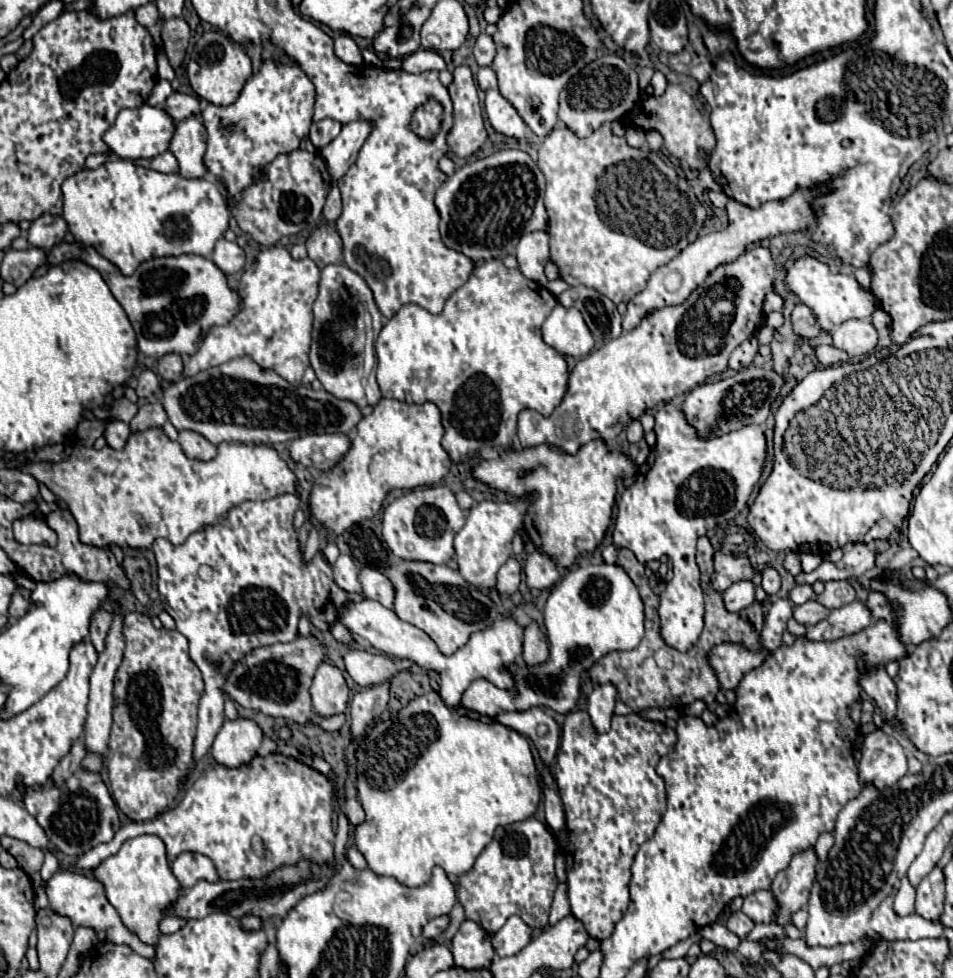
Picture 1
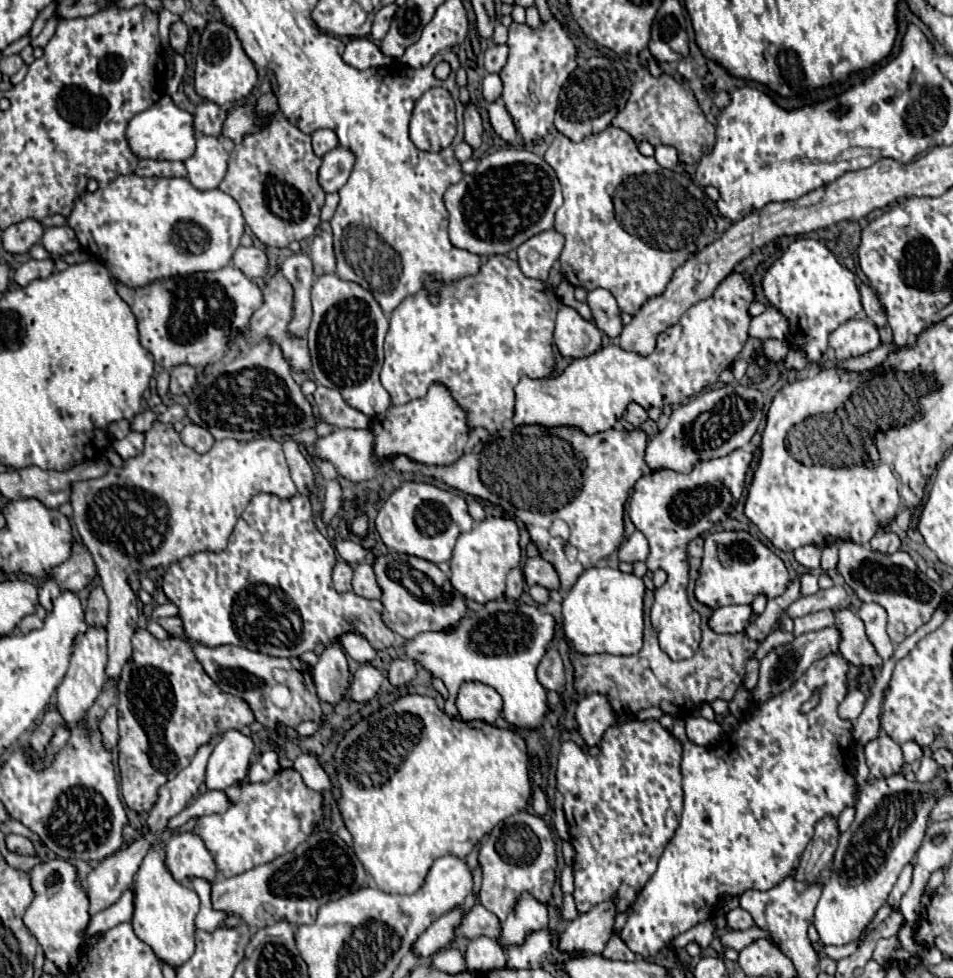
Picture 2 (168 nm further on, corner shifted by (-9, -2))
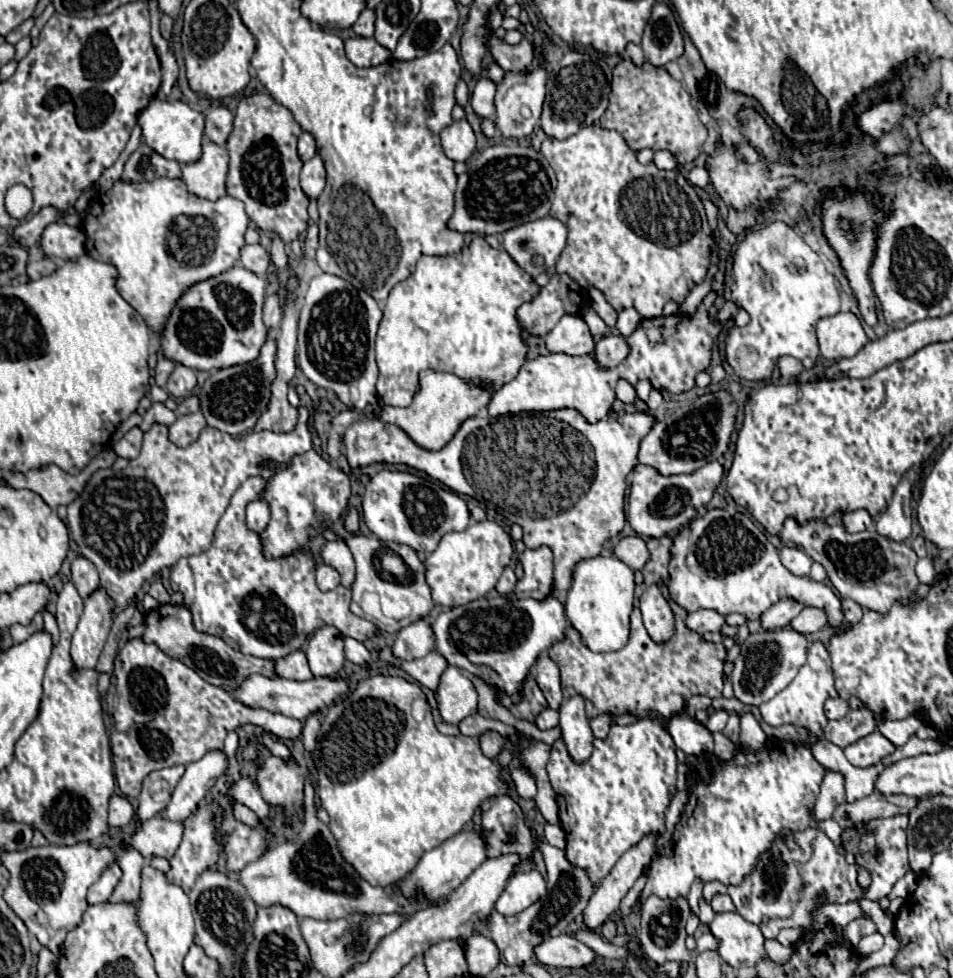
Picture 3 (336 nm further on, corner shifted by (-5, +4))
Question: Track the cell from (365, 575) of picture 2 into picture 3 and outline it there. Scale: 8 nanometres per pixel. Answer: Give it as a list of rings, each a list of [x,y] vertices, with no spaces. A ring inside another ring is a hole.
[[[338,540],[326,542],[320,550],[320,558],[326,566],[332,566],[334,570],[338,570],[342,576],[342,586],[350,588],[356,570],[354,570],[354,562],[348,546],[344,546],[344,542],[338,542]]]

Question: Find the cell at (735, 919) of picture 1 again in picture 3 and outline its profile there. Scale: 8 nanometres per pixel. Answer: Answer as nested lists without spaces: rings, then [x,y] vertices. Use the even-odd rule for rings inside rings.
[[[716,894],[716,896],[712,898],[710,906],[712,906],[714,912],[732,912],[732,910],[736,910],[736,908],[732,906],[732,900],[728,898],[728,894]]]

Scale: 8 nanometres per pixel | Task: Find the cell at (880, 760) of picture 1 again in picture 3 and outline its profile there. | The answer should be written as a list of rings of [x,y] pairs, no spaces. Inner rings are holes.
[[[878,730],[860,738],[858,742],[854,742],[852,746],[848,746],[844,750],[848,762],[856,768],[868,768],[868,766],[874,766],[874,764],[880,764],[880,760],[888,754],[894,752],[894,744],[884,738]]]

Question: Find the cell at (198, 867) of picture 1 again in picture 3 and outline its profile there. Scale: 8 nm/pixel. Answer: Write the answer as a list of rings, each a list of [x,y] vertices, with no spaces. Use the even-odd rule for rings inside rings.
[[[154,816],[134,828],[130,844],[144,856],[162,856],[170,858],[176,852],[176,846],[182,838],[182,822],[168,822],[162,816]]]

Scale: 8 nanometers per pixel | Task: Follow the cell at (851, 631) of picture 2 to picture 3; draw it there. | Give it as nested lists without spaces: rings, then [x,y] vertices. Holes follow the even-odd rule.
[[[736,504],[706,510],[704,516],[696,516],[690,522],[690,546],[688,528],[682,528],[672,538],[668,566],[670,576],[666,582],[670,598],[686,612],[696,612],[698,608],[716,610],[724,616],[738,612],[746,620],[758,620],[760,614],[778,600],[794,598],[804,606],[826,610],[830,624],[842,626],[840,598],[836,598],[832,588],[824,582],[814,582],[806,576],[794,576],[790,570],[786,570],[780,562],[778,550],[768,542],[756,520],[746,512],[748,510]]]

